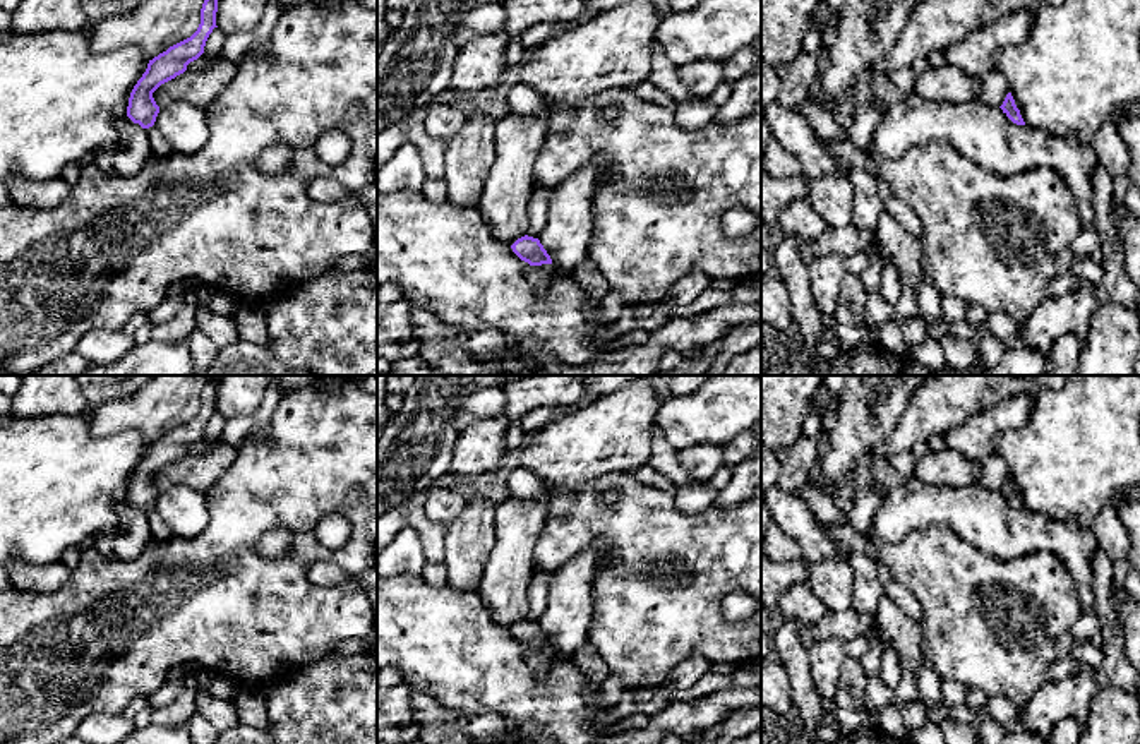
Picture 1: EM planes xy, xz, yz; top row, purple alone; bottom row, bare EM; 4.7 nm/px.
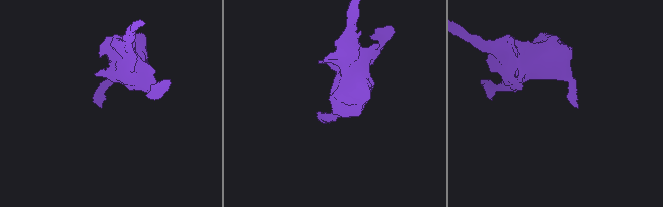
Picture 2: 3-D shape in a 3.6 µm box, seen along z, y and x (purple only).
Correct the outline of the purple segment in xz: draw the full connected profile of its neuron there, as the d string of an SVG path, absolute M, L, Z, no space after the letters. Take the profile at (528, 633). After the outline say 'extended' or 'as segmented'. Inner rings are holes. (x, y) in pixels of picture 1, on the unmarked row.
M525 619L511 633L521 645L531 650L528 658L530 669L537 677L543 677L557 655L540 624Z | extended

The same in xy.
M207 375L207 382L201 393L201 408L190 422L170 430L166 435L149 444L146 456L134 470L129 482L127 501L134 507L139 507L142 513L153 511L159 497L153 477L161 468L183 458L187 449L204 437L209 418L218 411L216 396L219 377L221 375Z | as segmented

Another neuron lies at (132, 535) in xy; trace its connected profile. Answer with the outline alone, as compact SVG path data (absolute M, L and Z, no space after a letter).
M129 501L115 507L117 530L94 542L94 549L106 559L130 561L153 540L146 513Z

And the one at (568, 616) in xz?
M595 542L552 576L547 607L538 624L561 660L573 660L574 651L590 639L591 581L605 554L607 547Z

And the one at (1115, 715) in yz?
M1099 687L1083 725L1080 744L1137 744L1140 735L1138 693Z

